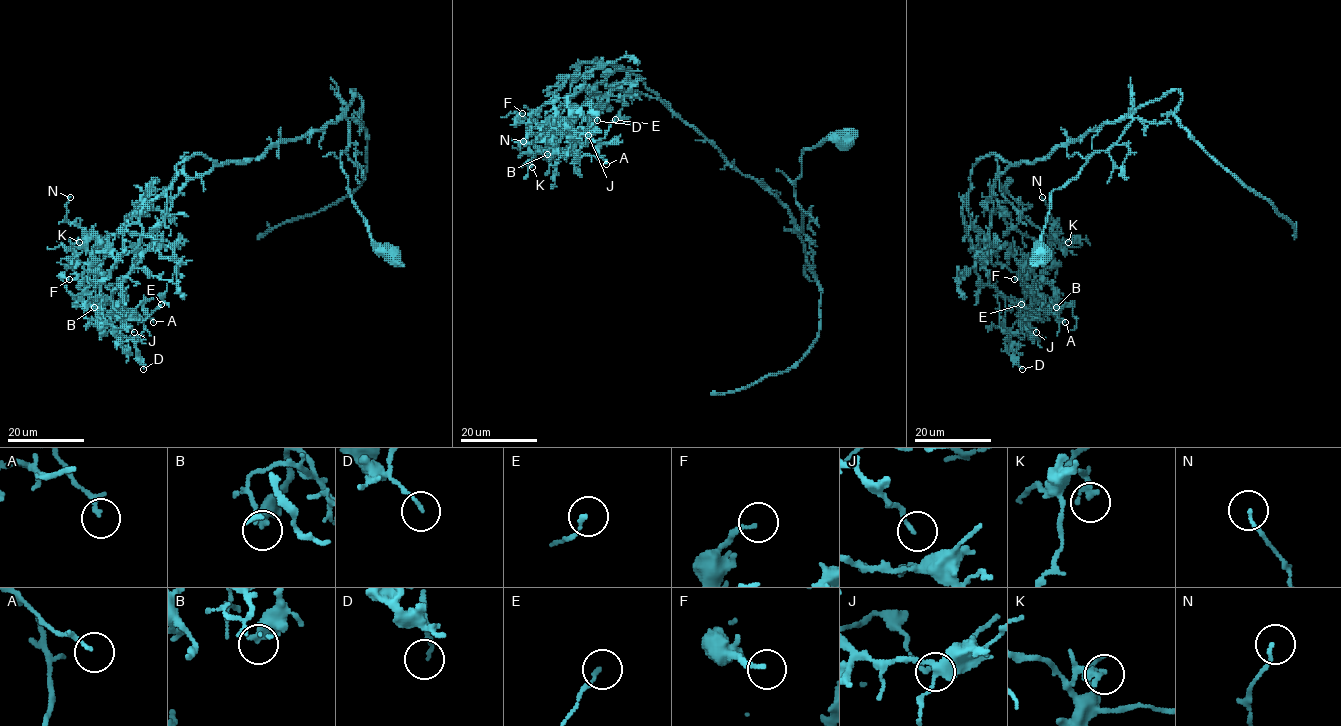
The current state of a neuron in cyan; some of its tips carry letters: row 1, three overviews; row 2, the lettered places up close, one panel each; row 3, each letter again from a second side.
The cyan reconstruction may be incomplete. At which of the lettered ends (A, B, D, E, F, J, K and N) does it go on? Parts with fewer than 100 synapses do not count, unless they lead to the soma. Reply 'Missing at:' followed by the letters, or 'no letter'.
Missing at: no letter

